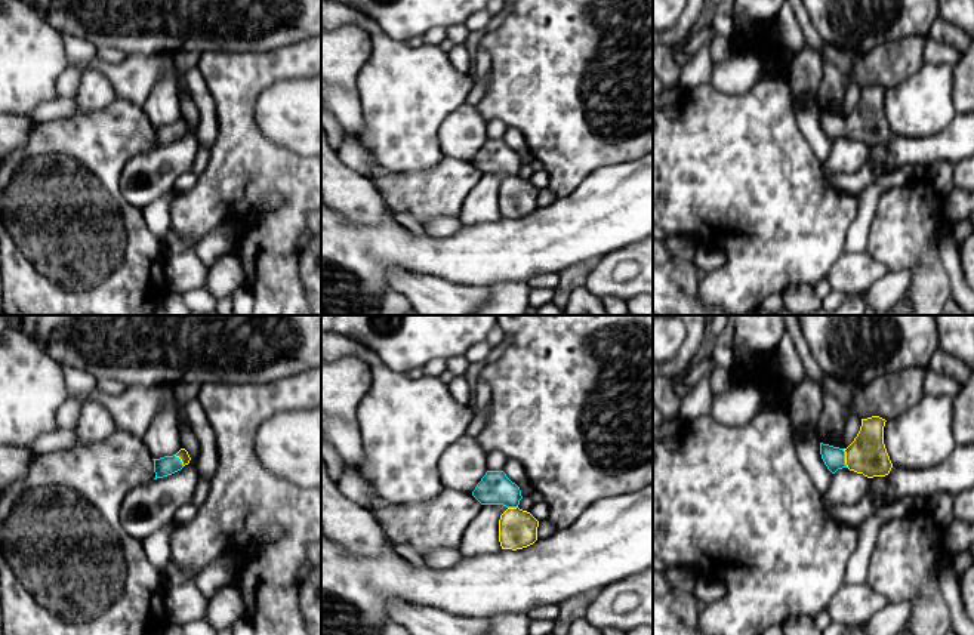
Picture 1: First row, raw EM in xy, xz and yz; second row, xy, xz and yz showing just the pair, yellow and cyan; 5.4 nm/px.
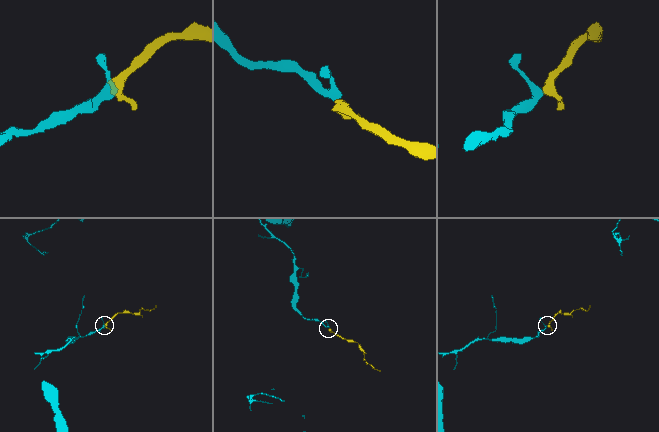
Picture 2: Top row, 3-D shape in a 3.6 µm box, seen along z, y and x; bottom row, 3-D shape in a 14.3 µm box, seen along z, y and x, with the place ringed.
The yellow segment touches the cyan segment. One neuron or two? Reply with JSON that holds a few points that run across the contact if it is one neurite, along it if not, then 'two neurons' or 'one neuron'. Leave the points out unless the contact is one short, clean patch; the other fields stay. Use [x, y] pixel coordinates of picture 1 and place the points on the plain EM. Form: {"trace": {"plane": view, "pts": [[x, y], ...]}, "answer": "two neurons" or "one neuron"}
{"trace": {"plane": "yz", "pts": [[866, 123], [845, 126], [834, 126]]}, "answer": "one neuron"}

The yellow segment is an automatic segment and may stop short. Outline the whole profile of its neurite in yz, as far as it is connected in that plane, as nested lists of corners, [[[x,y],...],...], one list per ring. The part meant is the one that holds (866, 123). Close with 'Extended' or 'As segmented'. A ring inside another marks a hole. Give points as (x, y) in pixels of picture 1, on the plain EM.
[[[879,84],[862,87],[860,99],[847,117],[820,111],[820,123],[827,138],[835,142],[848,136],[867,147],[888,144],[893,132],[884,112],[885,90]]]. Extended

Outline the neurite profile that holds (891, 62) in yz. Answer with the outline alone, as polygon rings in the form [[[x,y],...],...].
[[[913,36],[875,47],[856,62],[850,73],[851,83],[894,87],[922,68],[927,40],[927,36]]]

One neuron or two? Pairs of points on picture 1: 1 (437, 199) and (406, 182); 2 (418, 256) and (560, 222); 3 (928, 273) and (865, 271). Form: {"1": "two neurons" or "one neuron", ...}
{"1": "one neuron", "2": "one neuron", "3": "two neurons"}

